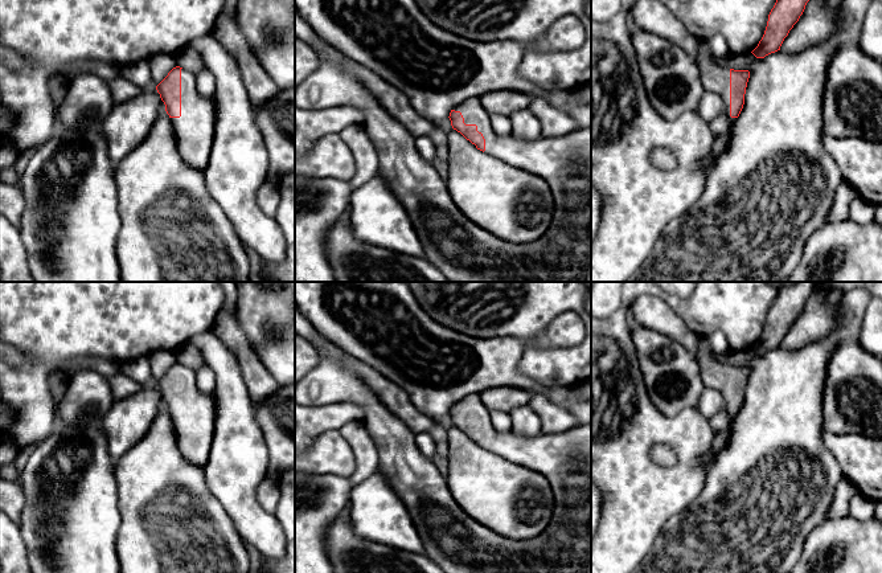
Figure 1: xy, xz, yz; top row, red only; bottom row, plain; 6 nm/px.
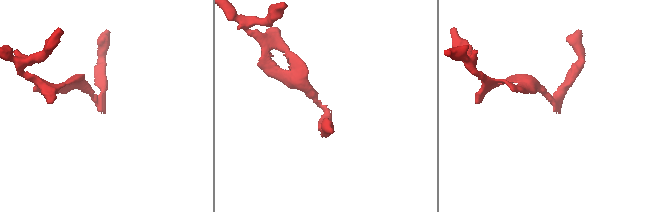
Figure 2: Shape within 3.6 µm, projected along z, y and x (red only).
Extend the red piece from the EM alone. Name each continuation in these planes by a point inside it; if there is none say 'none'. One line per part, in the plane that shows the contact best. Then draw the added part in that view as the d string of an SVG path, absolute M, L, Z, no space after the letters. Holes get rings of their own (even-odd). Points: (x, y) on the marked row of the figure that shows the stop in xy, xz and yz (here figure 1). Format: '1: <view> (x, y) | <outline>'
1: xy (195, 130) | M181 69L181 116L171 120L184 163L204 172L214 139L216 106L213 95L198 94L196 75L186 69Z

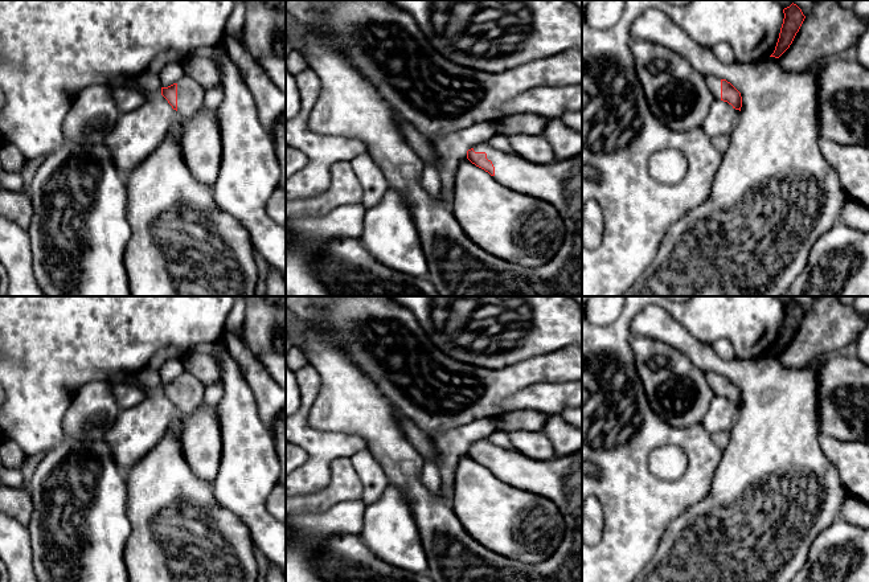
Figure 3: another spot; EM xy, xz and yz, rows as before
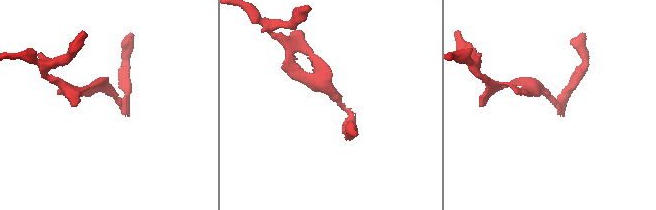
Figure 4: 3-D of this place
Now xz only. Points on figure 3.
1: xz (349, 106) | M290 15L287 16L287 21L302 34L300 42L292 45L292 49L299 50L306 57L308 67L316 73L321 82L320 95L310 112L310 130L319 136L358 139L366 146L366 152L381 168L389 188L398 190L407 201L427 261L427 279L442 296L582 296L582 153L567 160L554 160L553 163L541 165L525 160L516 153L507 153L496 149L489 146L488 142L481 142L474 147L475 152L487 153L487 159L491 160L495 167L493 177L497 183L515 192L550 202L559 212L566 229L561 249L556 257L544 266L528 269L500 259L483 250L463 231L451 206L442 198L442 196L433 197L423 189L421 184L421 173L426 164L407 144L398 128L397 119L399 118L399 114L380 95L373 83L325 38L313 33Z

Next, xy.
1: xy (201, 142) | M184 75L176 83L184 160L197 181L213 188L221 168L221 132L216 112L204 108L205 89L196 79Z

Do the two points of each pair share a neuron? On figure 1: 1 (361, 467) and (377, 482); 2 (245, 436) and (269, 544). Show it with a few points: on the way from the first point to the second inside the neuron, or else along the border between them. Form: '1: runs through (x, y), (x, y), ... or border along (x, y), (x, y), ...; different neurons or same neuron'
1: border along (377, 469), (353, 486); different neurons
2: runs through (245, 462), (245, 511), (249, 518); same neuron

